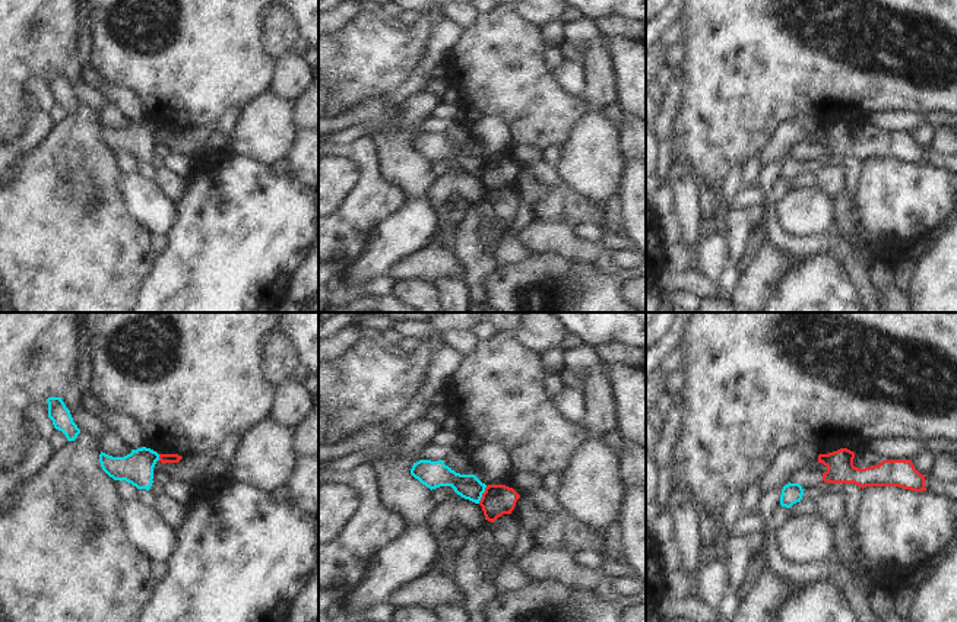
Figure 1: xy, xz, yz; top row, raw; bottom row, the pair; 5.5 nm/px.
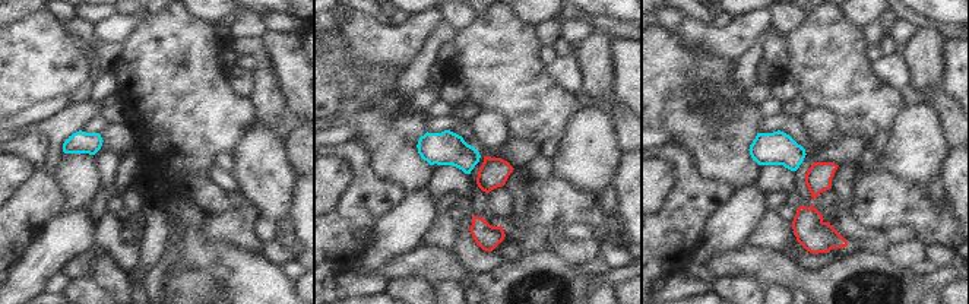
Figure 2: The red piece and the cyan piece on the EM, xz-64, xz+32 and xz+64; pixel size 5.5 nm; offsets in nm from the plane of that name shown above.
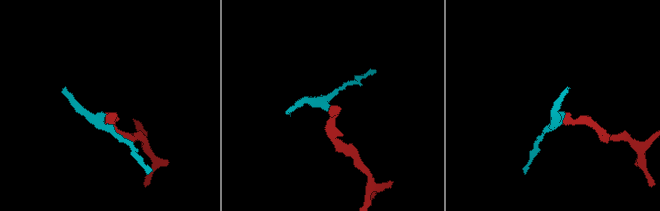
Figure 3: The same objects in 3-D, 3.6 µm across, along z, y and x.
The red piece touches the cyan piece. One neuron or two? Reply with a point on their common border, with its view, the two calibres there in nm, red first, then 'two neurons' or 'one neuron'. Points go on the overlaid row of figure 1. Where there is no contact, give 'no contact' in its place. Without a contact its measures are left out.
xz (482, 495) | 170/140 nm | two neurons

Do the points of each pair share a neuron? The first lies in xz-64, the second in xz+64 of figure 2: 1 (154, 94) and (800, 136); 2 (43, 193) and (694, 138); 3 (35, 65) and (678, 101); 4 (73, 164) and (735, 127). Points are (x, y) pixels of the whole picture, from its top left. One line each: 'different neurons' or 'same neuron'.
1: different neurons
2: different neurons
3: different neurons
4: same neuron

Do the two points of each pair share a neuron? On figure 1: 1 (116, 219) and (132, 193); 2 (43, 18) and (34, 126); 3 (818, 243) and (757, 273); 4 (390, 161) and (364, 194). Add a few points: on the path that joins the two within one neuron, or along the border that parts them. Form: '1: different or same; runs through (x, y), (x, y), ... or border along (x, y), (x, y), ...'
1: different; border along (121, 174), (119, 180), (121, 203), (148, 229)
2: different; border along (24, 92), (27, 124), (15, 137)
3: different; border along (767, 240), (778, 250), (799, 257)
4: different; border along (371, 139), (376, 148), (379, 173), (405, 196)

